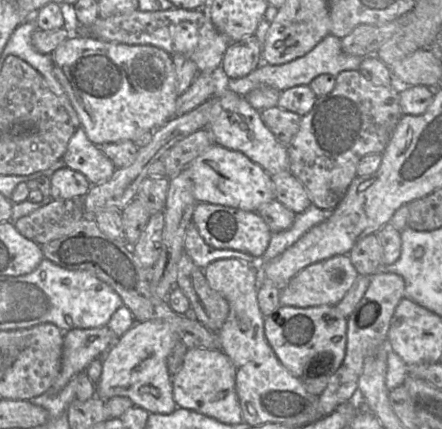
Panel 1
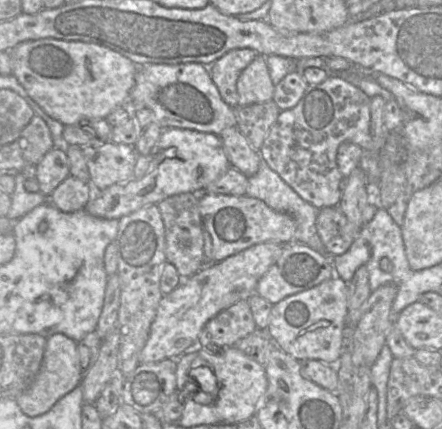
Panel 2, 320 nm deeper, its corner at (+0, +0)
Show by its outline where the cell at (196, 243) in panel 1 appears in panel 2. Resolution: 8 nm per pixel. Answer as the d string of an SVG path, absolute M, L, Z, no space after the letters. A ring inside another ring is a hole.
M182 193L159 202L165 228L166 260L173 264L182 279L187 279L205 265L203 222L199 211L199 194Z

